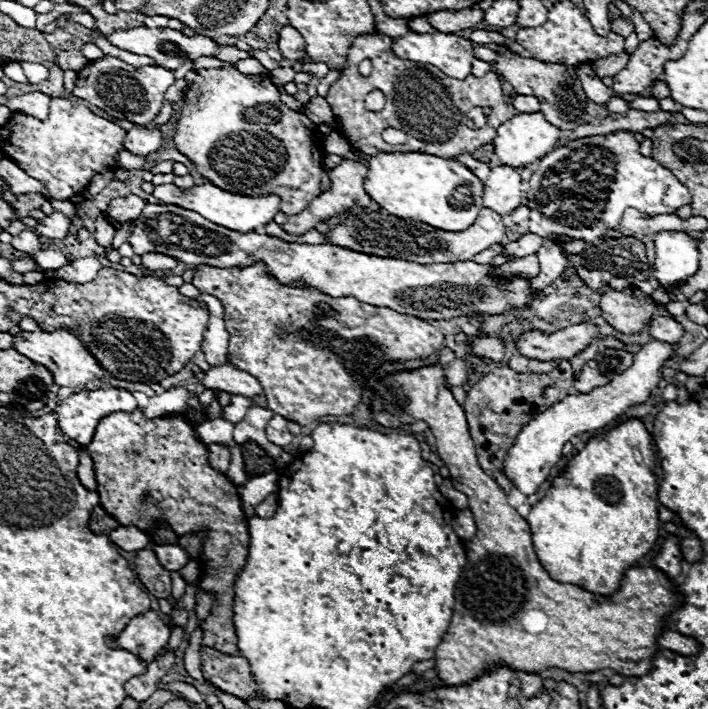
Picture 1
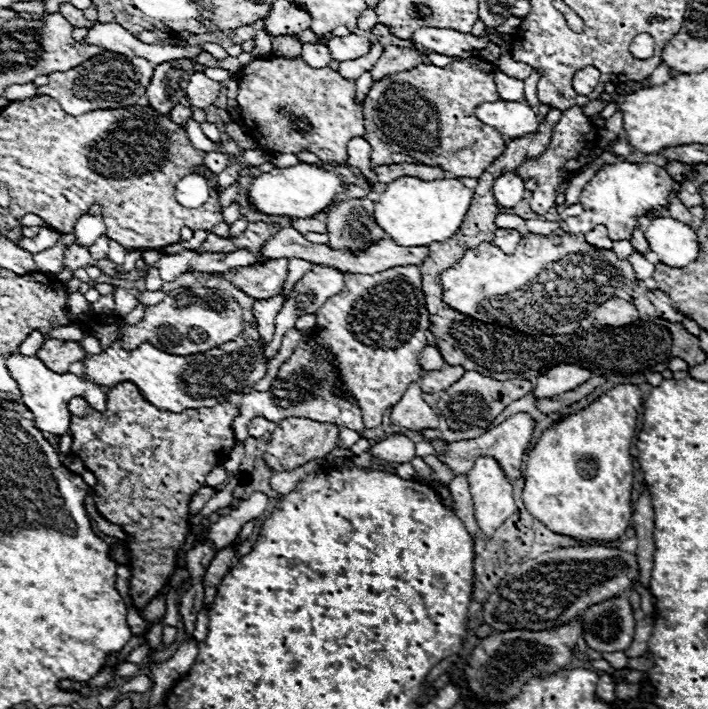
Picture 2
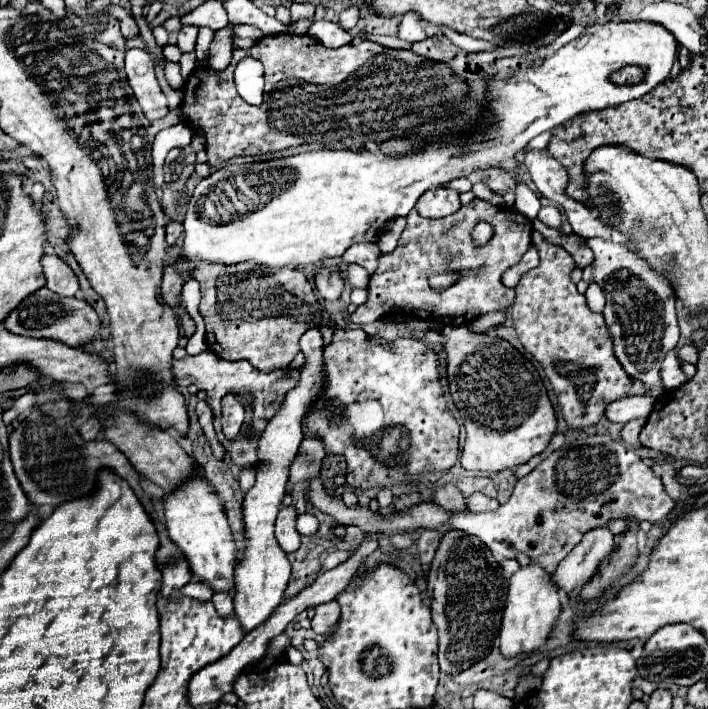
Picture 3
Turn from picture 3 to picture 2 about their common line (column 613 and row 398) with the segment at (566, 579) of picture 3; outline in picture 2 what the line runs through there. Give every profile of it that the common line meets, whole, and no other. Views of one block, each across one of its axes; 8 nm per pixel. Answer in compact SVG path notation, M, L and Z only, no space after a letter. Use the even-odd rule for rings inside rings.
M562 364L562 366L554 366L550 368L544 376L538 378L532 394L536 400L550 400L558 394L570 392L574 388L578 388L580 384L584 384L586 380L592 378L592 372L574 364Z

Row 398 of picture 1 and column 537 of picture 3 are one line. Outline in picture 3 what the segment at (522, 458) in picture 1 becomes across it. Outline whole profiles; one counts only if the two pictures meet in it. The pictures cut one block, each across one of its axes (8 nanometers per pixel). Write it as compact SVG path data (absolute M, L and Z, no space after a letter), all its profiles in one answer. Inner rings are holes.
M536 564L522 566L508 580L508 598L498 636L499 651L504 656L514 656L520 652L532 652L534 648L542 646L550 636L558 614L560 614L560 598L558 586L552 582L552 574Z

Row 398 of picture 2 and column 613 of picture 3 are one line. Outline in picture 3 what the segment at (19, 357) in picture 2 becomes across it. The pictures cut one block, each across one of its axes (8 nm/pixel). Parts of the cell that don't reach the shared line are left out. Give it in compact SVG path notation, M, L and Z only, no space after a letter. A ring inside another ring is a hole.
M616 20L594 24L536 66L520 68L508 80L486 78L486 114L470 122L468 128L456 134L450 132L434 144L422 144L408 154L376 156L368 150L314 148L298 156L272 160L276 170L288 170L288 182L284 182L264 206L240 214L236 222L216 226L216 222L200 218L200 198L204 198L216 182L224 182L224 178L236 174L236 164L222 166L194 188L184 220L184 260L222 262L226 266L252 260L270 268L282 268L340 258L348 246L366 240L368 234L370 240L374 240L386 222L408 216L426 190L446 186L460 176L484 168L502 168L516 174L516 154L538 134L572 120L580 112L604 110L644 96L670 76L674 54L674 36L664 26ZM628 64L642 66L646 80L636 86L614 86L610 72Z

